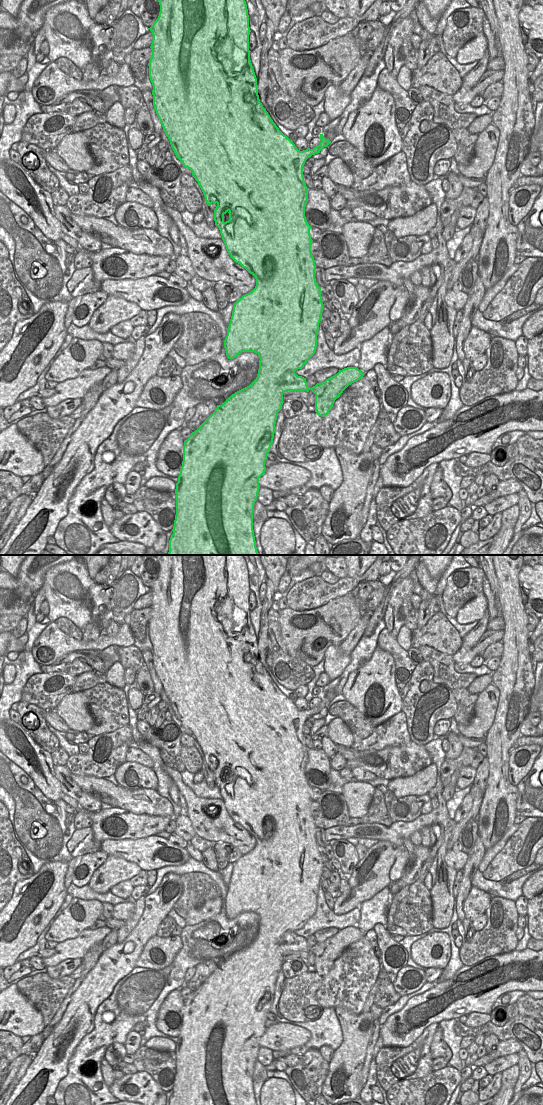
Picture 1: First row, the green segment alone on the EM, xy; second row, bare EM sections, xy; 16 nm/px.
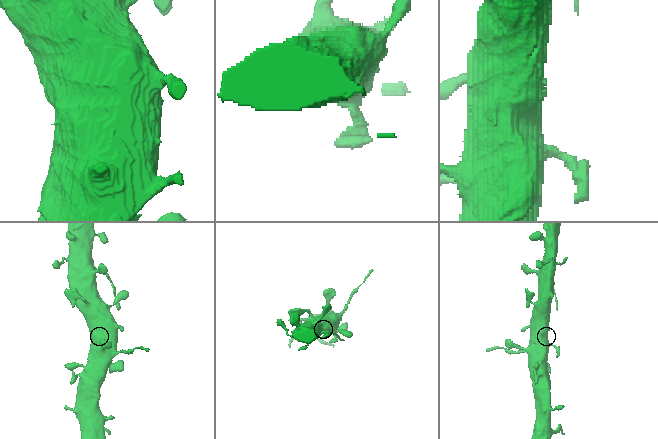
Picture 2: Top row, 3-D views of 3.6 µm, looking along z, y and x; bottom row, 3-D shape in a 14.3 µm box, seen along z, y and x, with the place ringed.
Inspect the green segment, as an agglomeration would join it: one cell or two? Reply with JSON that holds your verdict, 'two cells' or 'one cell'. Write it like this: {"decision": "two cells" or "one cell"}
{"decision": "one cell"}

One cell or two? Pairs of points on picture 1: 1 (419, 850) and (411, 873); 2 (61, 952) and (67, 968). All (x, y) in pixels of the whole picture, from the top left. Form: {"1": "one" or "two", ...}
{"1": "one", "2": "two"}

